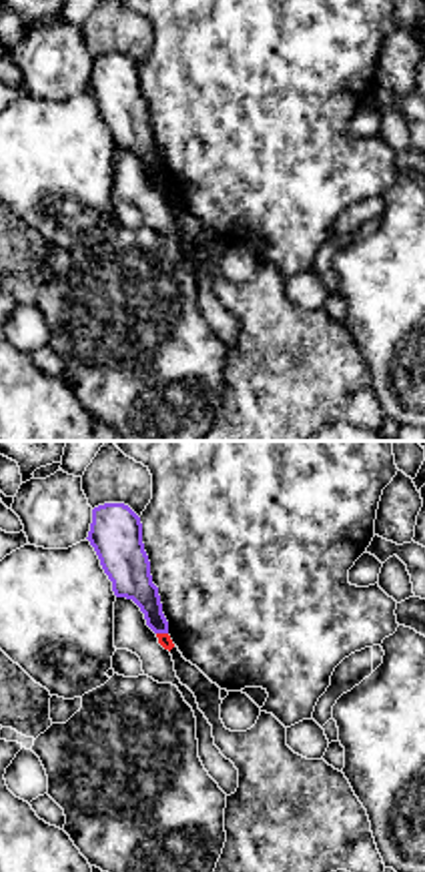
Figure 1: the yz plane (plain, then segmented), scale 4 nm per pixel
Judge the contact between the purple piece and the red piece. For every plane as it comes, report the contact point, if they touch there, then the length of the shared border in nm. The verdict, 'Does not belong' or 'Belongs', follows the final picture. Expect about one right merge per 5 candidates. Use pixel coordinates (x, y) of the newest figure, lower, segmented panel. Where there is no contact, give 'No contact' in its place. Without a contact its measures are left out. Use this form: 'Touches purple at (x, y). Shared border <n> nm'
Touches purple at (163, 632). Shared border 50 nm

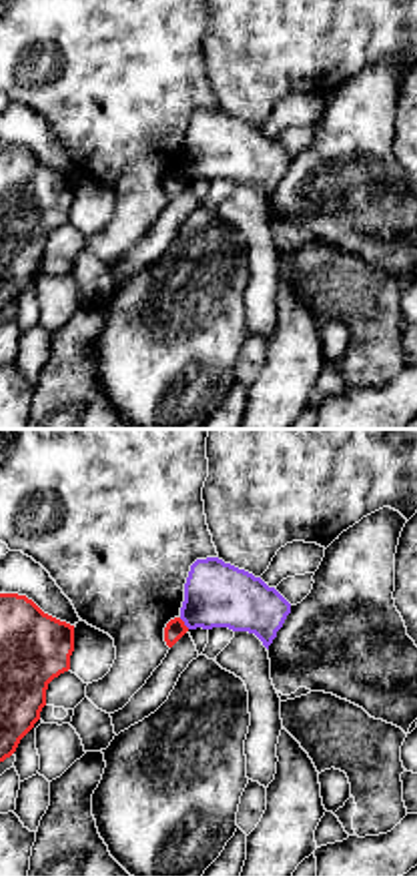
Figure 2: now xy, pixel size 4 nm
Touches purple at (185, 624). Shared border 60 nm

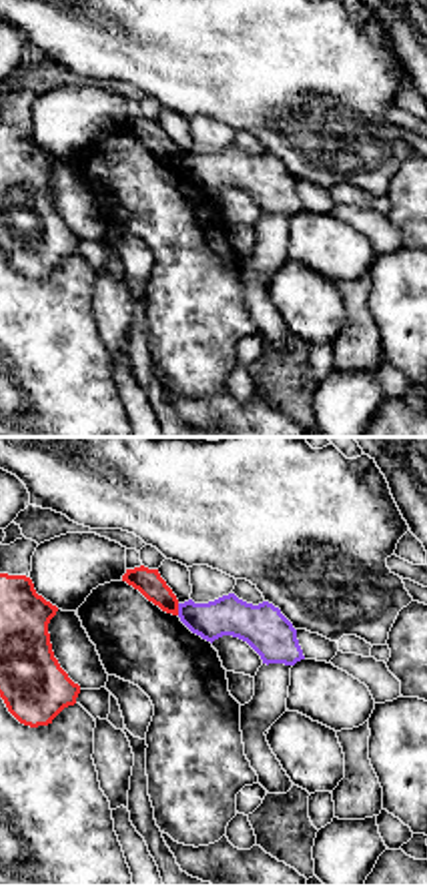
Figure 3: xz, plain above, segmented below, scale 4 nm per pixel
Touches purple at (179, 610). Shared border 50 nm

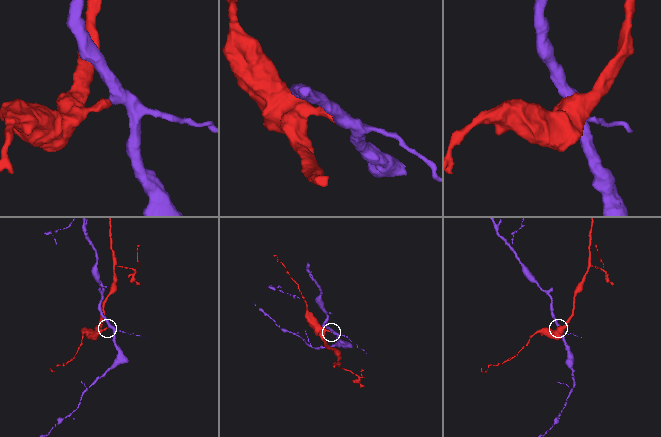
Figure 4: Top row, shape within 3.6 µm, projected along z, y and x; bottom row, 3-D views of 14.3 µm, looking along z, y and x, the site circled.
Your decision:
Does not belong

